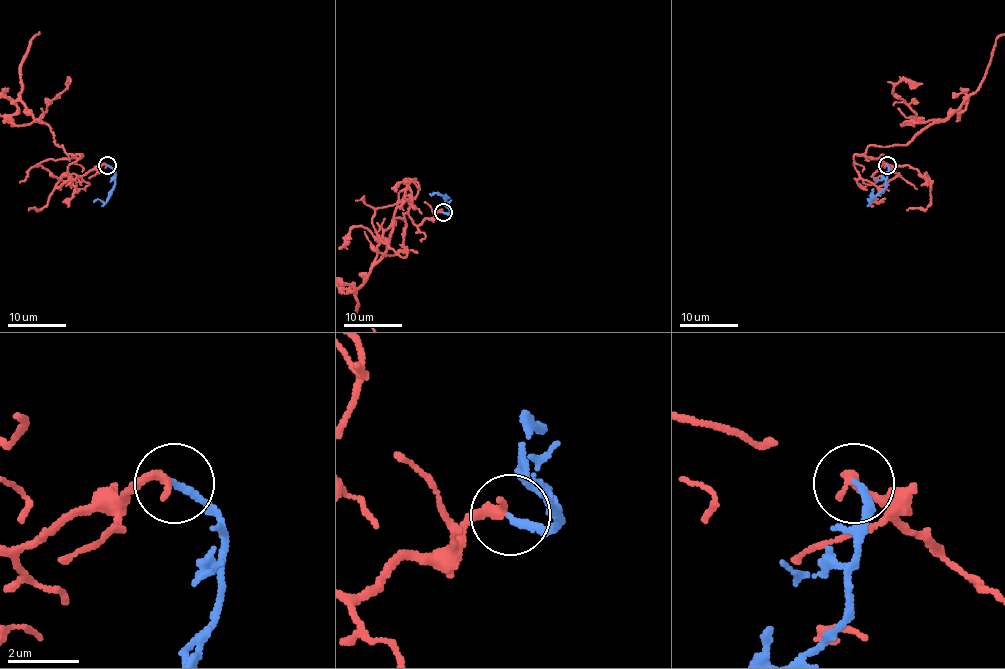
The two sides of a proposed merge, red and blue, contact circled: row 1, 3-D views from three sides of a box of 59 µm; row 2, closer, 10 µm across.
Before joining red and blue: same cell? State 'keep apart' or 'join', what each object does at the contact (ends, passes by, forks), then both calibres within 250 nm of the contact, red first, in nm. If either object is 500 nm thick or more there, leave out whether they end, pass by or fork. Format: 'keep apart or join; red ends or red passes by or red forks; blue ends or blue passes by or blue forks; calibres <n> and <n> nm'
keep apart; red ends; blue ends; calibres 300 and 190 nm

